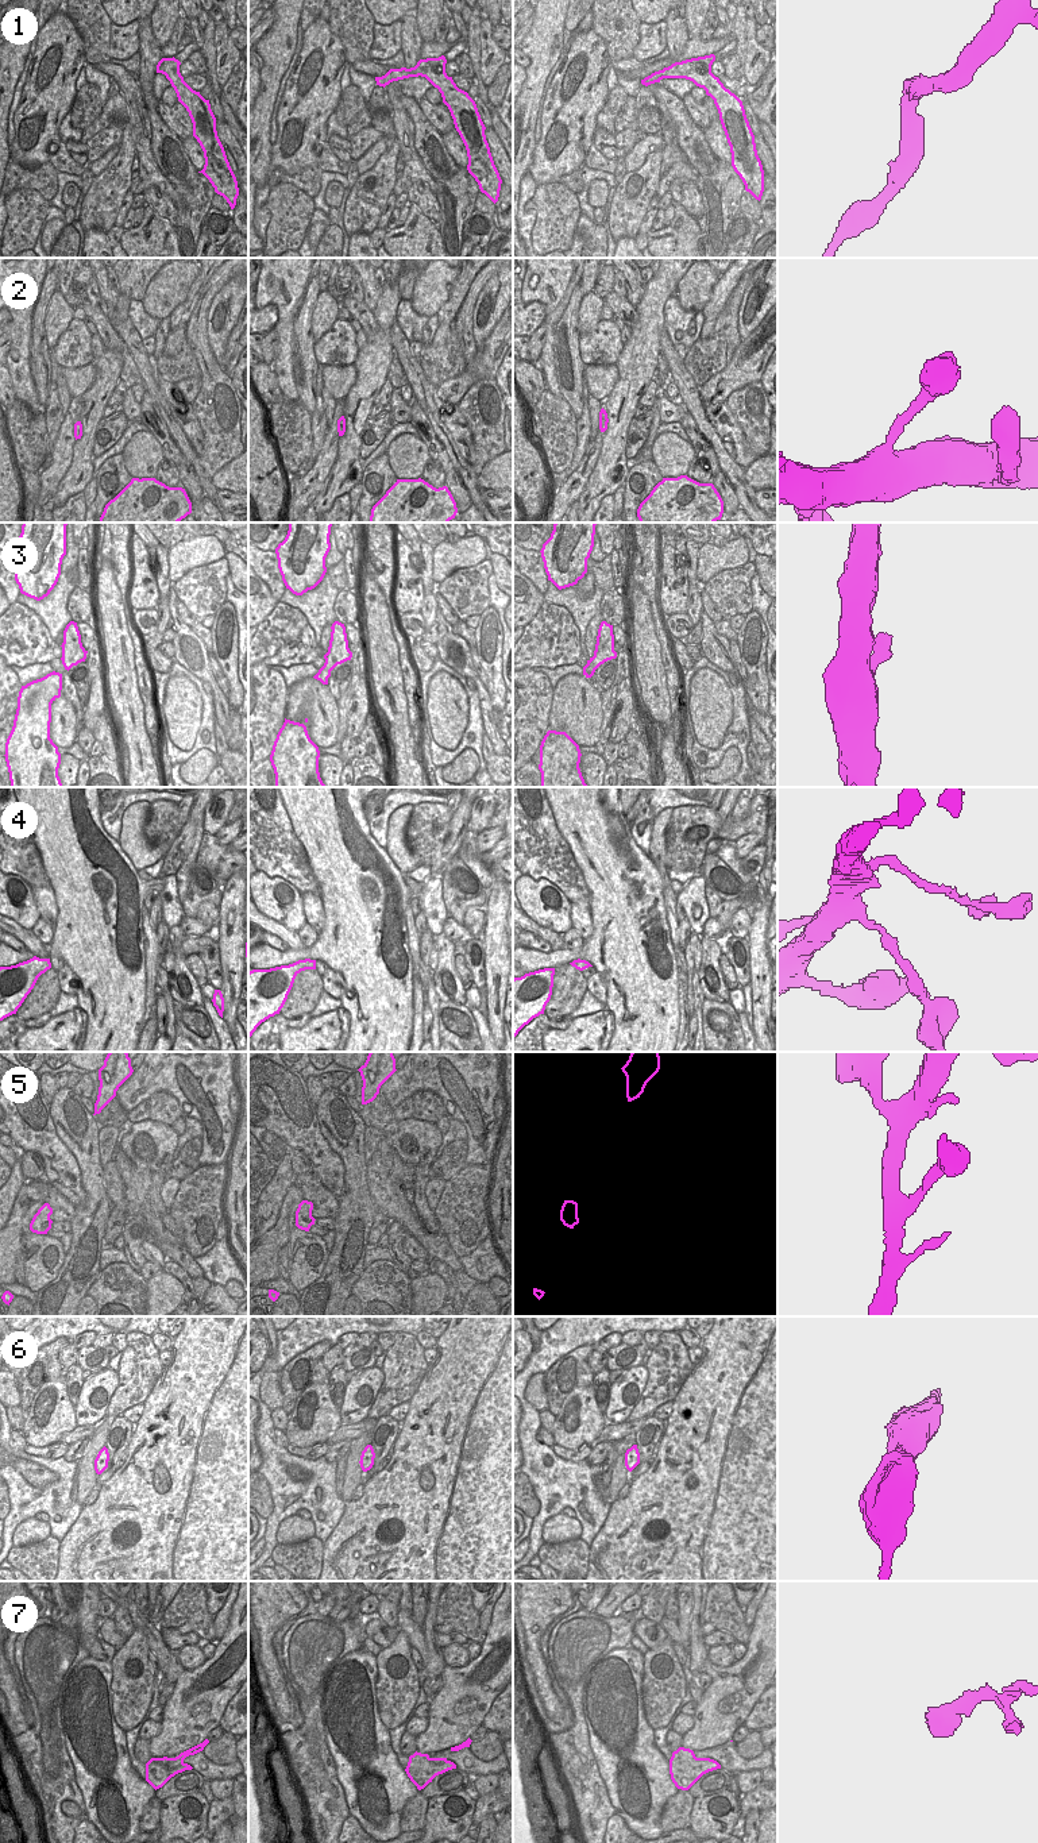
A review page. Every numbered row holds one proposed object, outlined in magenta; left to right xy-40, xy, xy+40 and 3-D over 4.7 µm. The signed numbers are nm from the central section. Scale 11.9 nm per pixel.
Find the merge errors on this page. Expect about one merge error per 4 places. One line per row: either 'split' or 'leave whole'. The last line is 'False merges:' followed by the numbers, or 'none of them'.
1: leave whole
2: leave whole
3: leave whole
4: leave whole
5: leave whole
6: leave whole
7: split
False merges: 7

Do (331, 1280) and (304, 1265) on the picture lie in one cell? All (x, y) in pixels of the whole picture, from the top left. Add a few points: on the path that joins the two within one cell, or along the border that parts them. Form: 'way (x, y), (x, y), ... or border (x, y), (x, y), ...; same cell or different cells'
border (330, 1252), (323, 1272), (301, 1292); different cells

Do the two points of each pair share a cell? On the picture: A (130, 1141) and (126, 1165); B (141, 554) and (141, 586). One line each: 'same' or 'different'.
A: different
B: same

